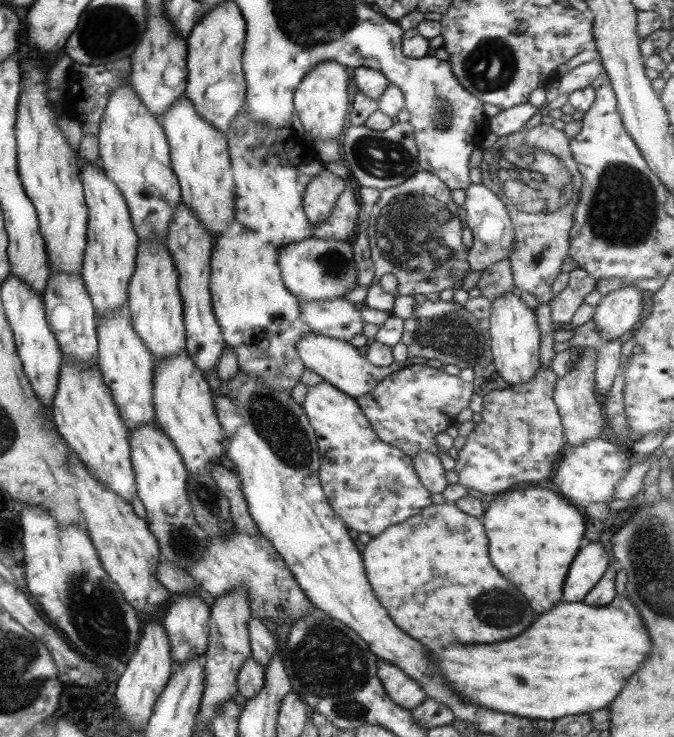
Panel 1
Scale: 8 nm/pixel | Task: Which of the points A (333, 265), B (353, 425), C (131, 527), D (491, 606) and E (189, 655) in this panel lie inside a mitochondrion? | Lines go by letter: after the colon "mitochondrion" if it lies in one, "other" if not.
A: mitochondrion
B: other
C: other
D: mitochondrion
E: other

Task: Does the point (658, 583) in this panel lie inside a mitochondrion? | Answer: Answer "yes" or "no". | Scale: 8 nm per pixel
yes

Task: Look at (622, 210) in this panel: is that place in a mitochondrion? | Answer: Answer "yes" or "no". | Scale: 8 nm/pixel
yes

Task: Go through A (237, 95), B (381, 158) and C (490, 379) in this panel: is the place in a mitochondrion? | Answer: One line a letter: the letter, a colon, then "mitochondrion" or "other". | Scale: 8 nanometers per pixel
A: other
B: mitochondrion
C: other

